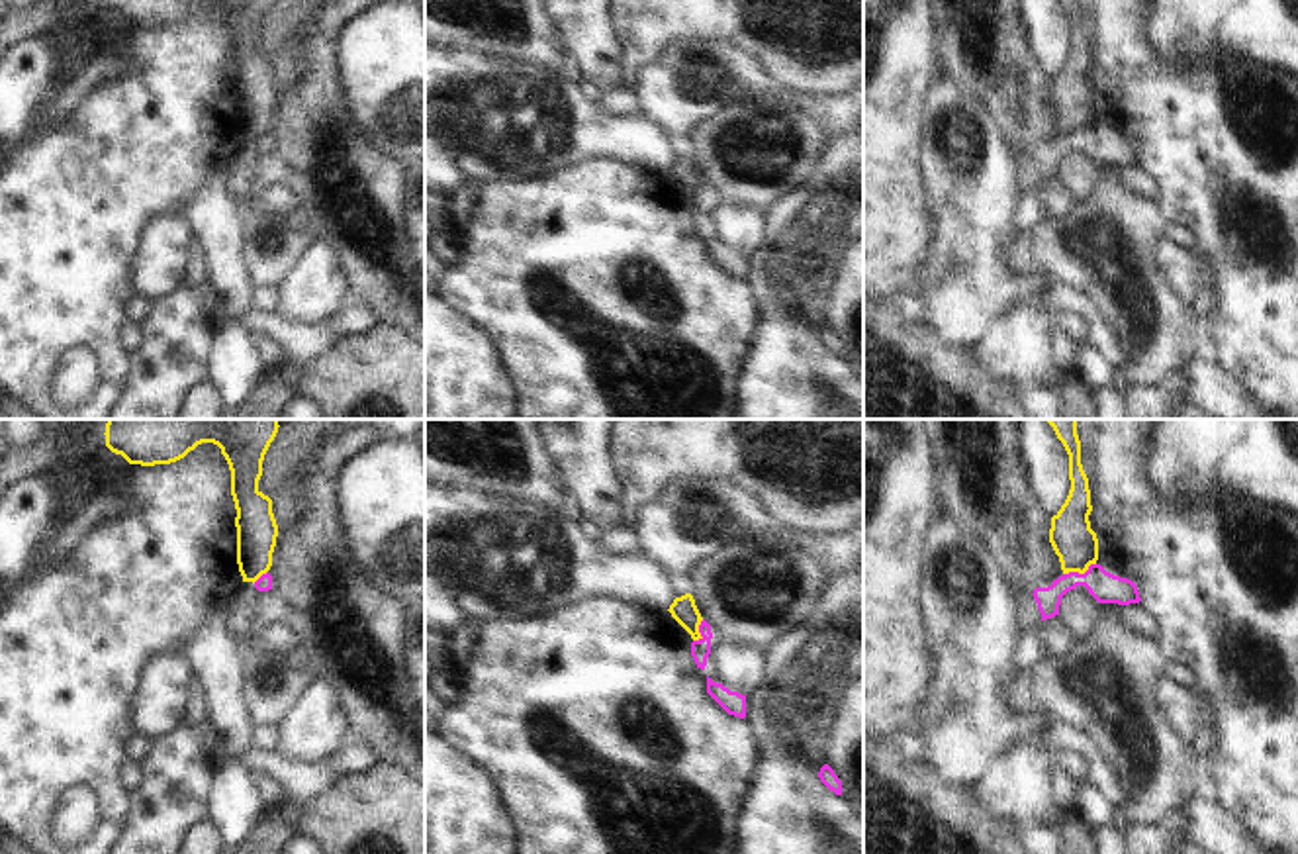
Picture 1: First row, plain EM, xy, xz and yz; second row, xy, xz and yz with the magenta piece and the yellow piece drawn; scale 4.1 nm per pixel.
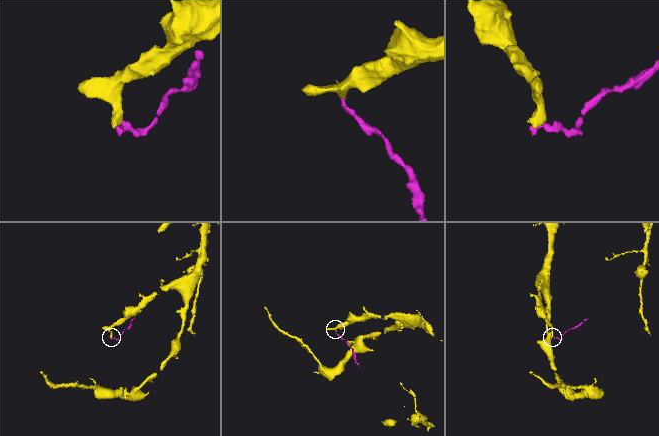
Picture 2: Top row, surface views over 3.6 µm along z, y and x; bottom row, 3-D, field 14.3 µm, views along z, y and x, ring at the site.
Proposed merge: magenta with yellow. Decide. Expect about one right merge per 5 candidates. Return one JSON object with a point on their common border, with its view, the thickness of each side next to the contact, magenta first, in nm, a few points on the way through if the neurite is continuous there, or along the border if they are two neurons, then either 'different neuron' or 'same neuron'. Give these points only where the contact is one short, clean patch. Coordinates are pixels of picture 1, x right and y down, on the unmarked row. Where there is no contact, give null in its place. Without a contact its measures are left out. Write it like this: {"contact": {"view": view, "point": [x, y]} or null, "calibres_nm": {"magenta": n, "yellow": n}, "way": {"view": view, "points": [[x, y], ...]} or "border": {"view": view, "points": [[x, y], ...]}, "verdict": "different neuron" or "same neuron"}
{"contact": {"view": "yz", "point": [1077, 134]}, "calibres_nm": {"magenta": 130, "yellow": 180}, "border": {"view": "yz", "points": [[1095, 124], [1083, 134], [1064, 136]]}, "verdict": "different neuron"}

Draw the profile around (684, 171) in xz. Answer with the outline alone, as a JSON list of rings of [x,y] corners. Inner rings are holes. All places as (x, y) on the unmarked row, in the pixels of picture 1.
[[[691,155],[675,159],[668,172],[691,196],[693,202],[703,200],[699,194],[703,178]]]

